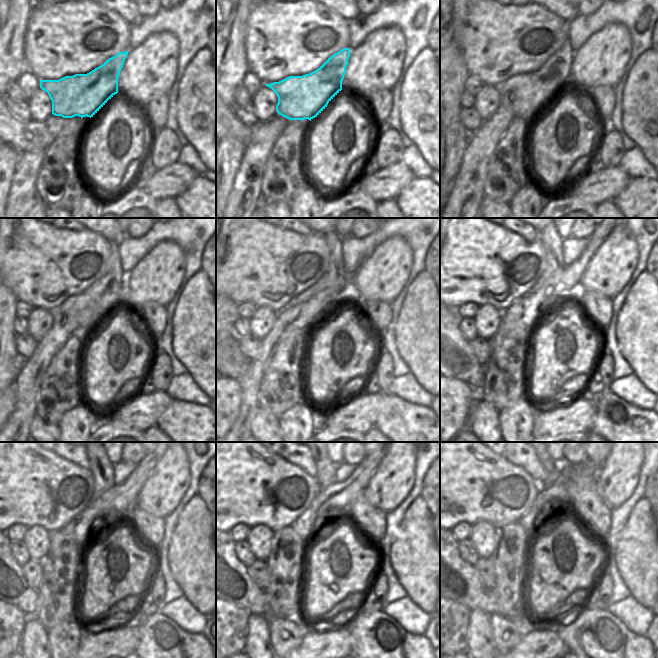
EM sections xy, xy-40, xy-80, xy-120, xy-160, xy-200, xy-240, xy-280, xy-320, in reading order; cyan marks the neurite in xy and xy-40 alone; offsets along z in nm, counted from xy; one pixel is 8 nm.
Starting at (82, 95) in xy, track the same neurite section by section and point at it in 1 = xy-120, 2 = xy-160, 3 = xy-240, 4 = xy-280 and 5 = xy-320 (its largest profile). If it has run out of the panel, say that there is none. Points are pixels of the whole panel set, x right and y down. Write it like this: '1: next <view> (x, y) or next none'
1: next xy-120 (94, 305)
2: next xy-160 (315, 303)
3: next xy-240 (102, 470)
4: next xy-280 (325, 469)
5: next xy-320 (552, 468)

